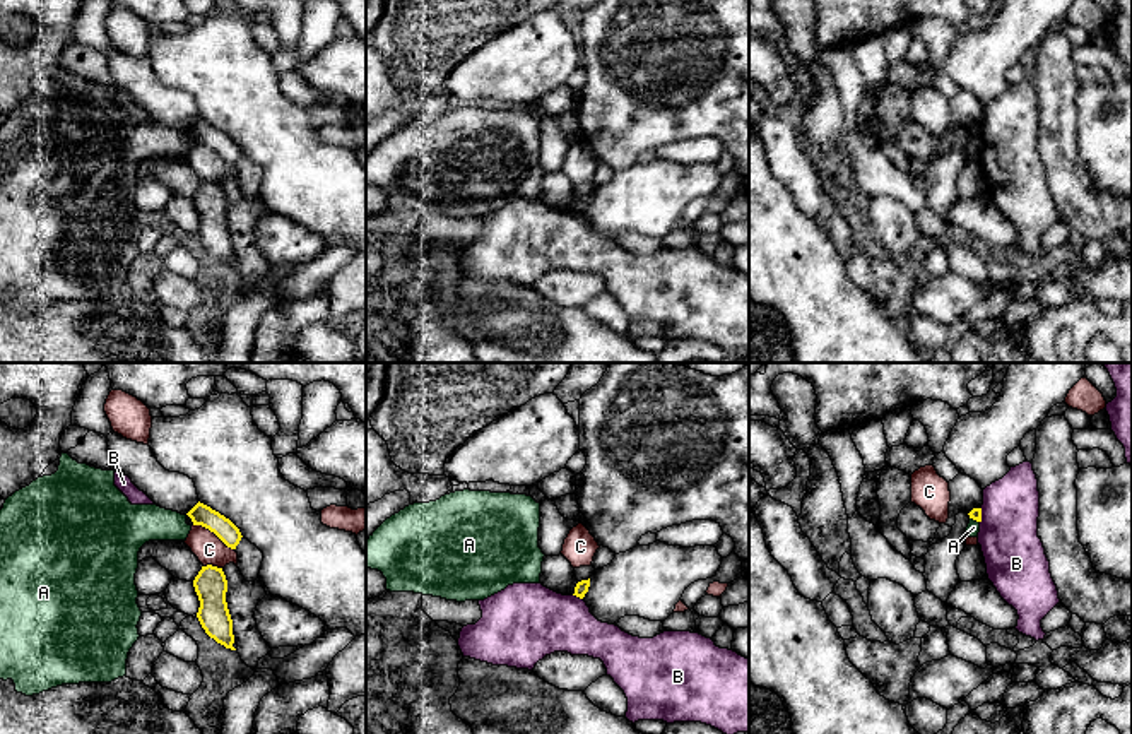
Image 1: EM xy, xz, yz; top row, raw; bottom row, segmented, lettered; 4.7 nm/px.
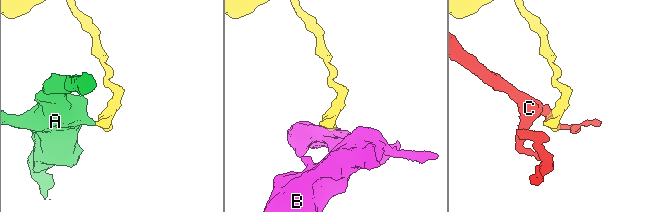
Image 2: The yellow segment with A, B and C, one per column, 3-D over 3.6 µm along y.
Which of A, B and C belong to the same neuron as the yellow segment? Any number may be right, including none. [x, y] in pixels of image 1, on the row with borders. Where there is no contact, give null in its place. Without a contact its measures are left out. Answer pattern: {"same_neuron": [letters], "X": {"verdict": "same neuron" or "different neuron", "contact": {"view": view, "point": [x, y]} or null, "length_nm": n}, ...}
{"same_neuron": [], "A": {"verdict": "different neuron", "contact": {"view": "yz", "point": [975, 519]}, "length_nm": 50}, "B": {"verdict": "different neuron", "contact": {"view": "xz", "point": [578, 596]}, "length_nm": 50}, "C": {"verdict": "different neuron", "contact": {"view": "xy", "point": [214, 532]}, "length_nm": 220}}

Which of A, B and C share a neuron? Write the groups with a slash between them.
A / B / C

